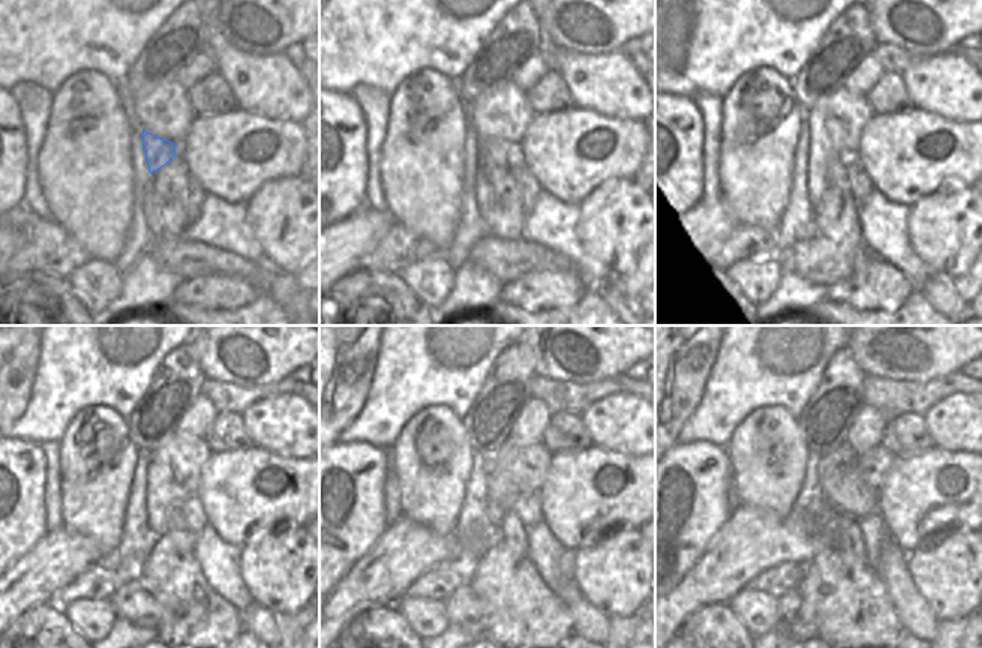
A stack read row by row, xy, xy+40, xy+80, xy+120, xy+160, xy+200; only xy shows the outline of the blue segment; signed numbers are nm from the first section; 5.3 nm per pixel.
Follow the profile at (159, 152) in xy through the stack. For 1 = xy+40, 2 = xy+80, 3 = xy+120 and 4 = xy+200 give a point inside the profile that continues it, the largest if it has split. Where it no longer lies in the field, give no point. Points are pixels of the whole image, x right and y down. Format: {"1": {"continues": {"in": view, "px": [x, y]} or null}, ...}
{"1": {"continues": {"in": "xy+40", "px": [495, 155]}}, "2": {"continues": {"in": "xy+80", "px": [837, 173]}}, "3": {"continues": {"in": "xy+120", "px": [174, 521]}}, "4": {"continues": {"in": "xy+200", "px": [846, 534]}}}

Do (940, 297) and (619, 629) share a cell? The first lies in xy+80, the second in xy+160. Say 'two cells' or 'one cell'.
two cells

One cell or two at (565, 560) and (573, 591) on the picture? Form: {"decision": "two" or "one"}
{"decision": "one"}

